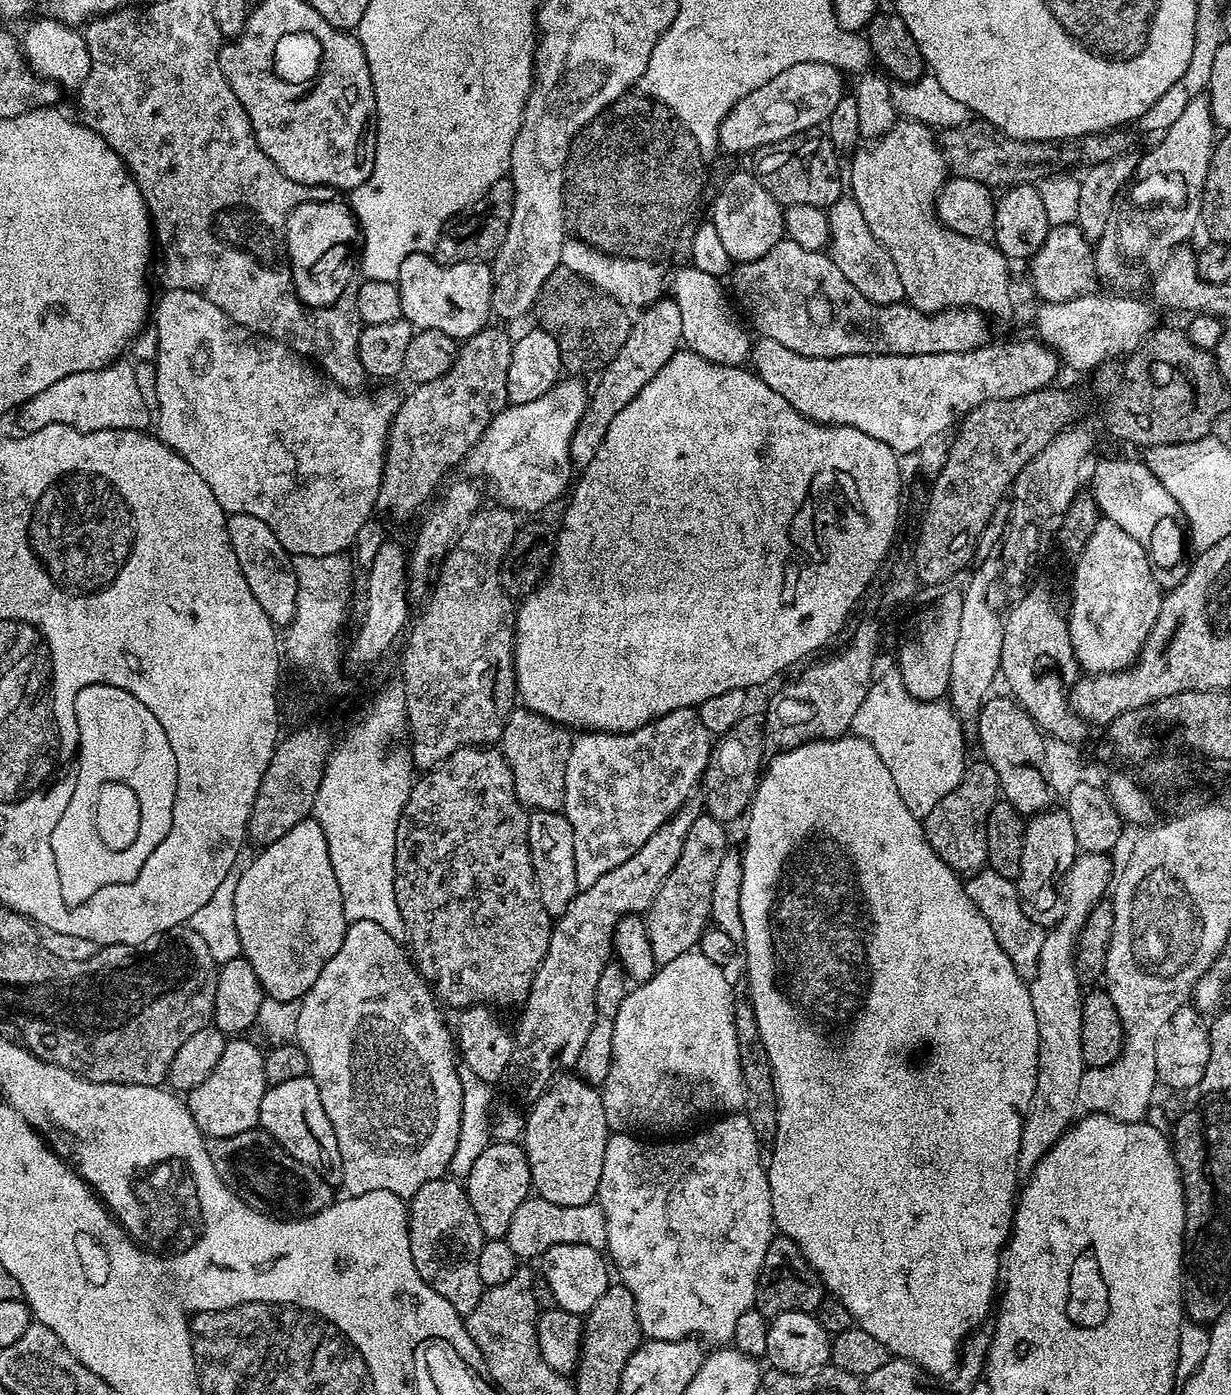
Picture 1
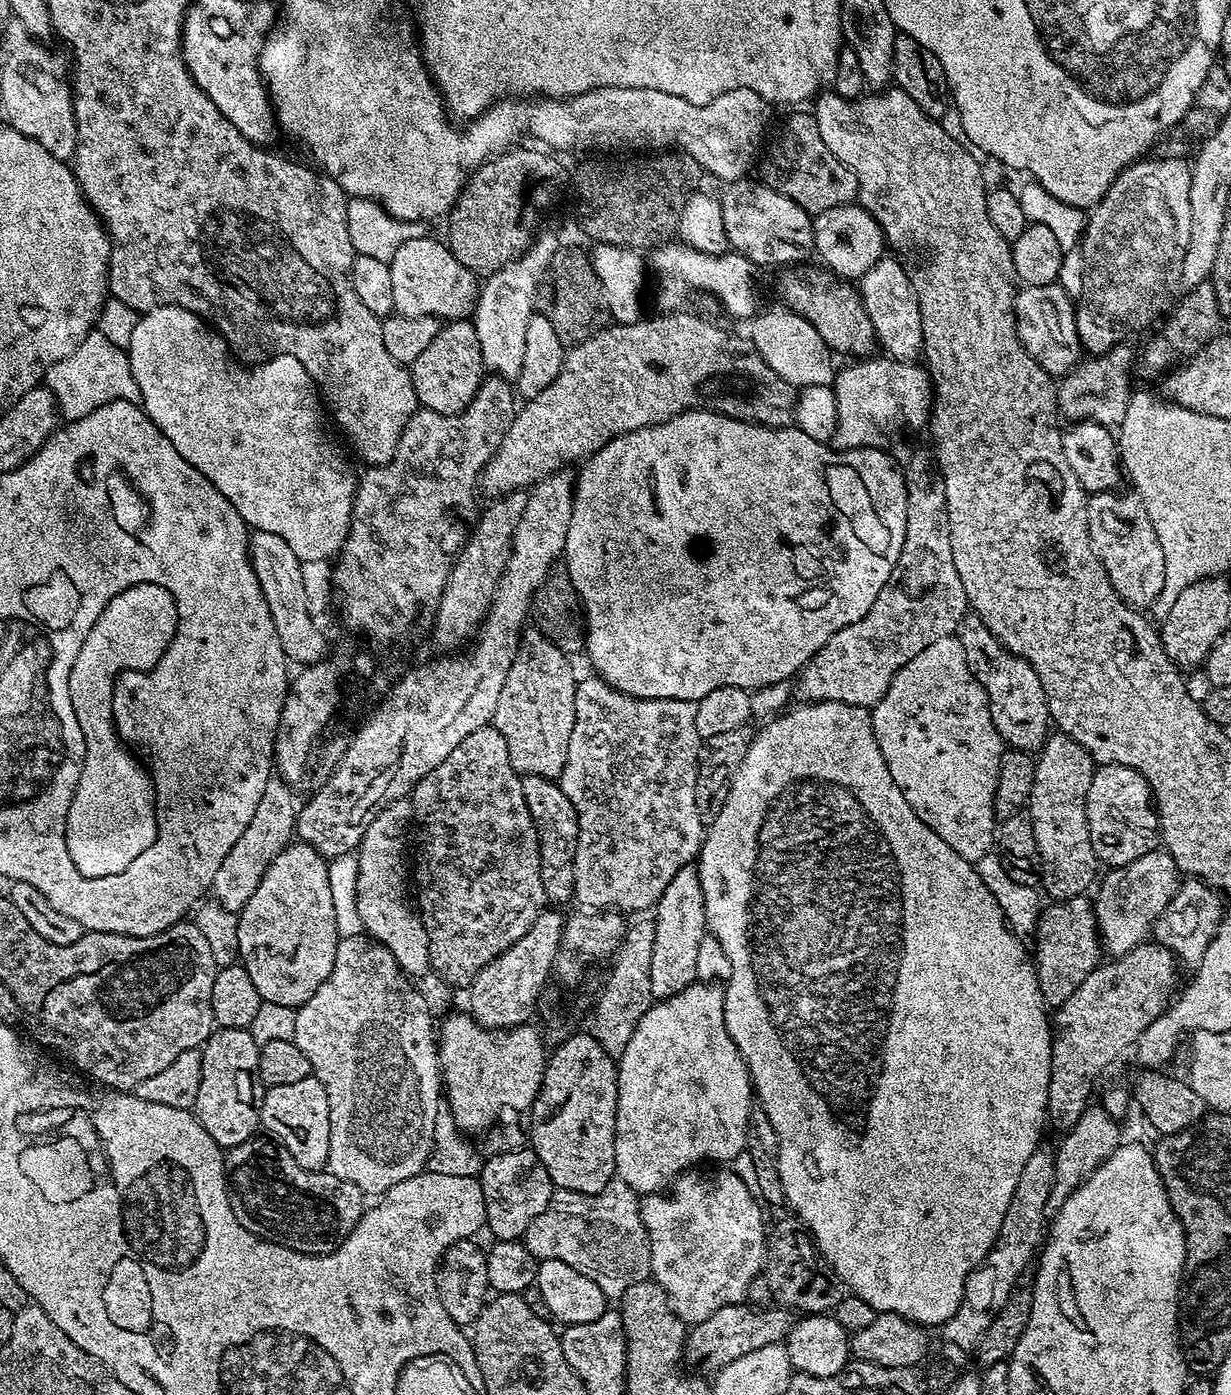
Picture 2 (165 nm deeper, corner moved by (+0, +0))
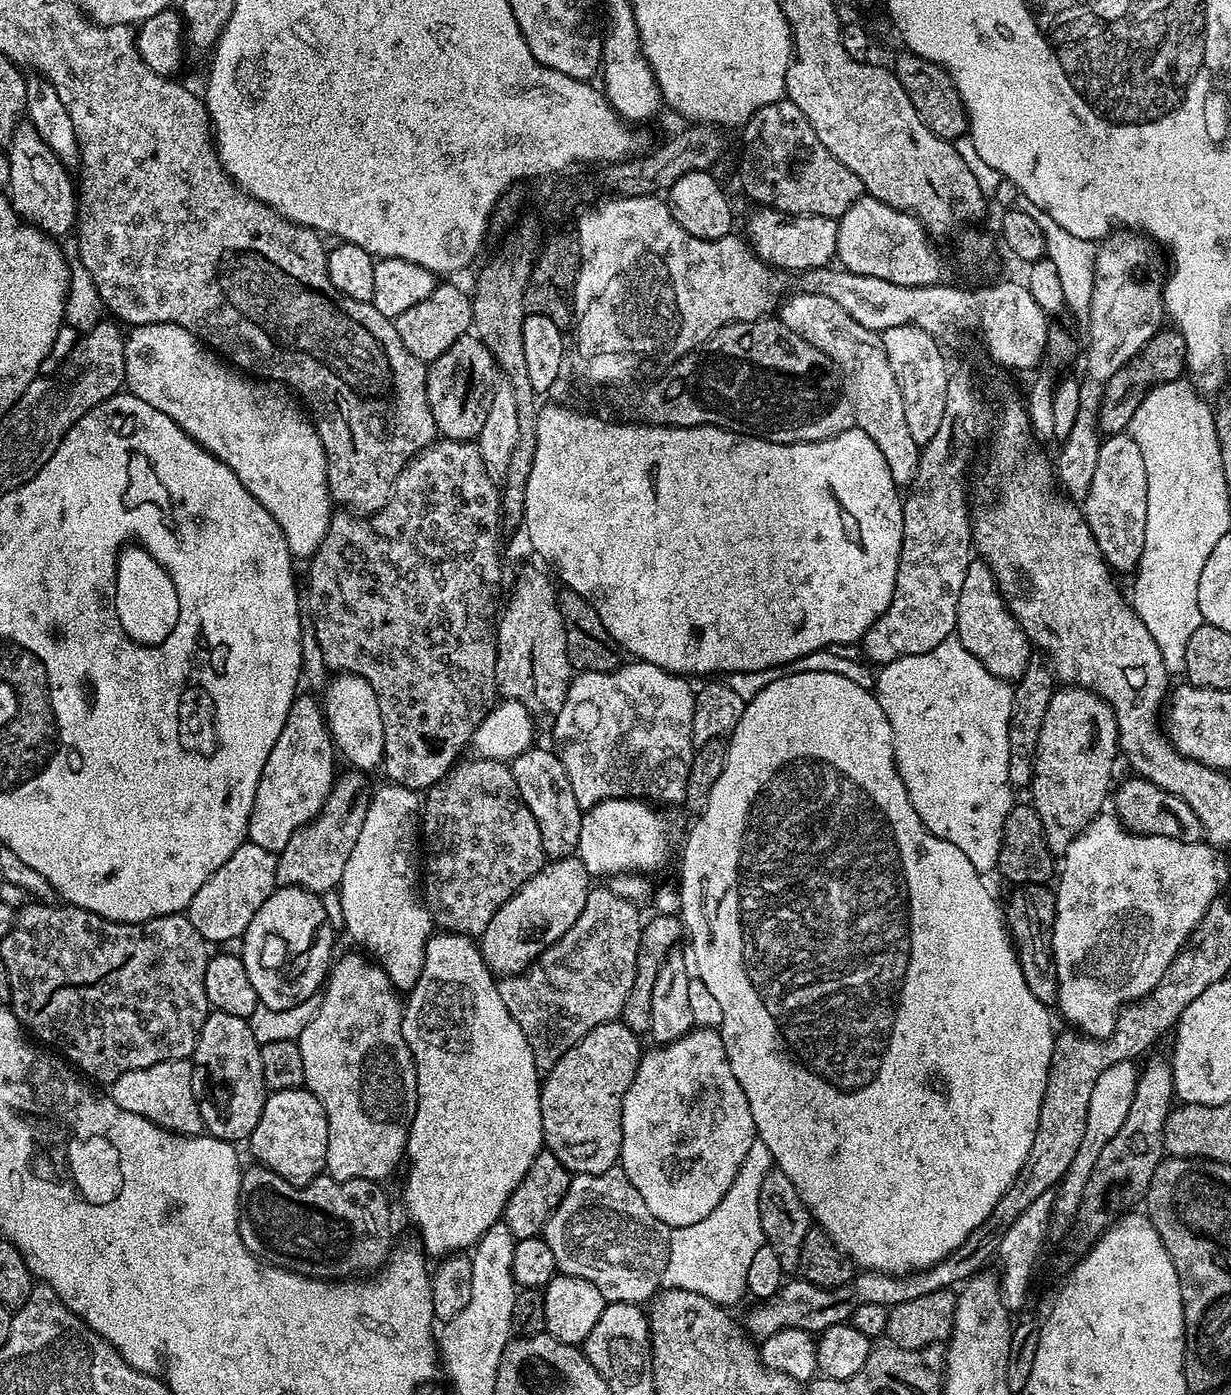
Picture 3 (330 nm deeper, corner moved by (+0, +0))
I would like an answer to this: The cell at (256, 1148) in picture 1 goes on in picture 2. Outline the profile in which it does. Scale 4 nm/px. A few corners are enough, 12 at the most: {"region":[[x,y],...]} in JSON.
{"region":[[257,1134],[227,1149],[228,1197],[255,1236],[334,1252],[365,1192]]}

